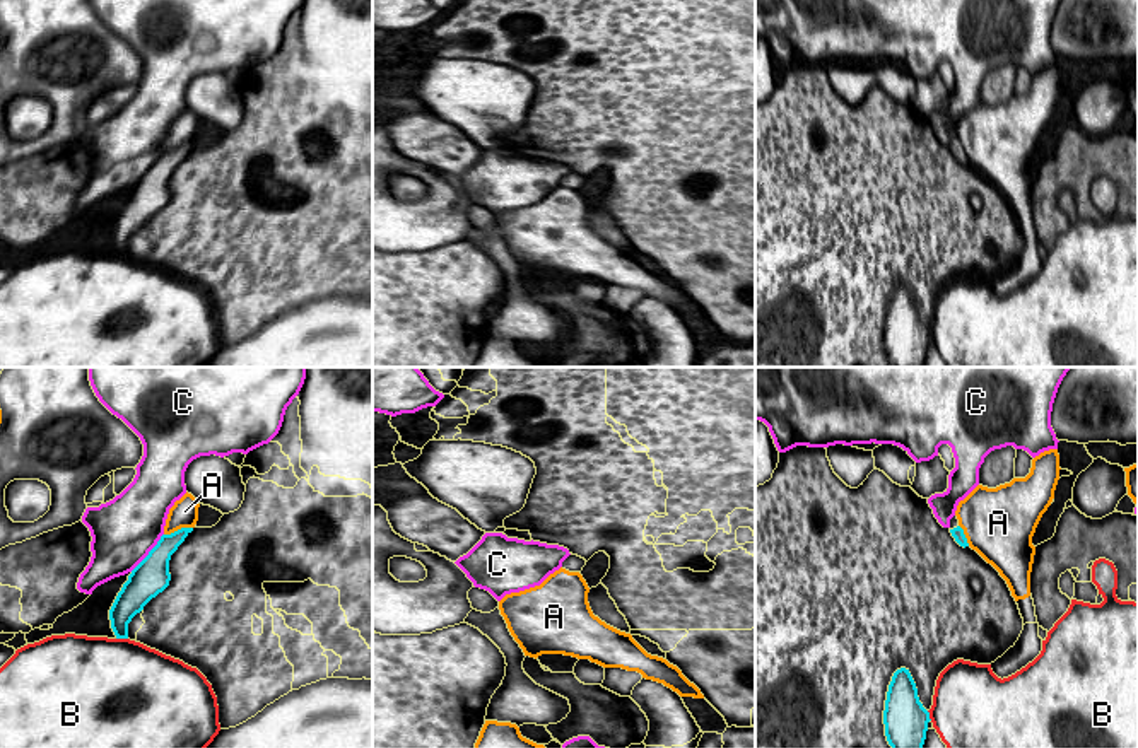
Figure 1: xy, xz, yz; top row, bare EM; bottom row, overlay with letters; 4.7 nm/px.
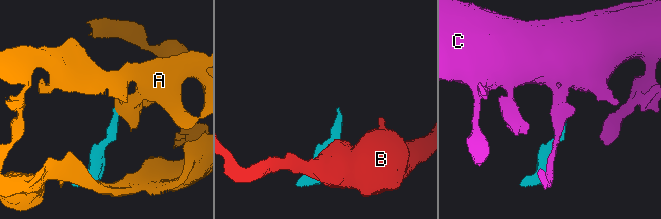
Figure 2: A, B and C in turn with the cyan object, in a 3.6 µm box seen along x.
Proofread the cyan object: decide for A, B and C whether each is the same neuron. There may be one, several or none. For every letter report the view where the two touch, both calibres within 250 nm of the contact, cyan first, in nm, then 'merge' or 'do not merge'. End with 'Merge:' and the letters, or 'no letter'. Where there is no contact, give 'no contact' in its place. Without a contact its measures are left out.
A: xy | 160/130 nm | do not merge
B: xy | 150/500 nm | do not merge
C: xy | 170/300 nm | do not merge
Merge: no letter

